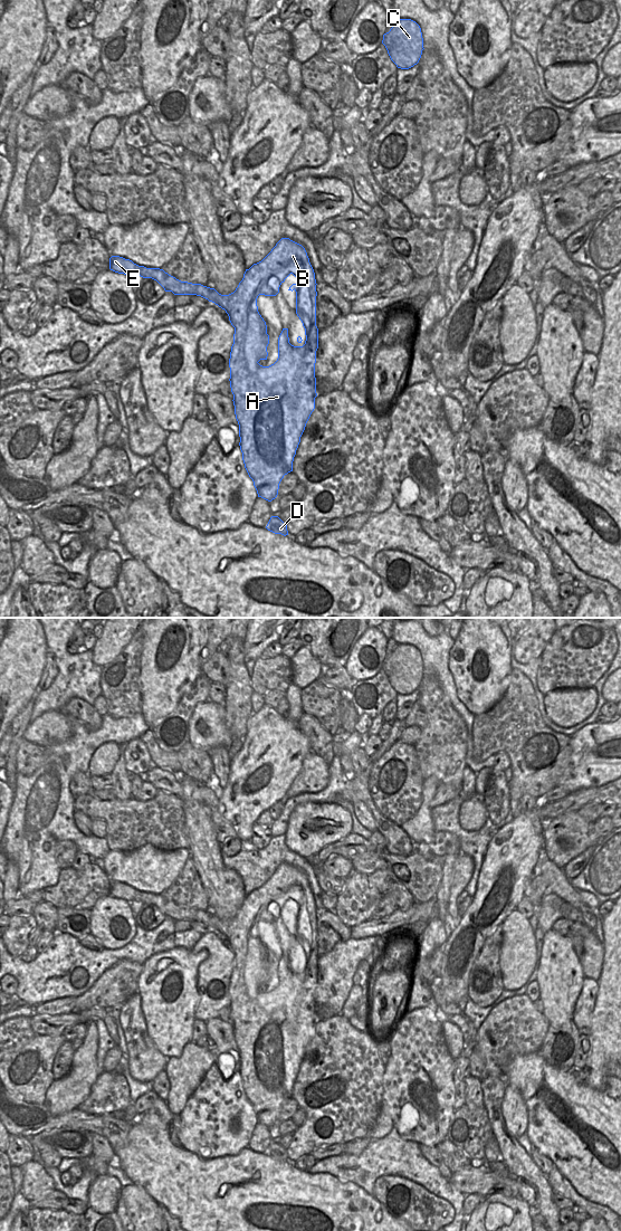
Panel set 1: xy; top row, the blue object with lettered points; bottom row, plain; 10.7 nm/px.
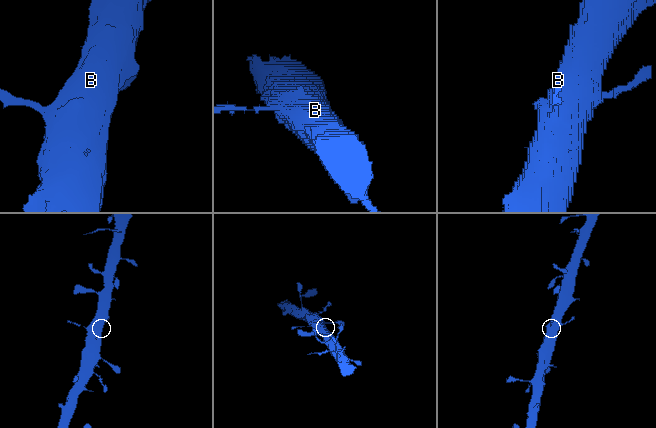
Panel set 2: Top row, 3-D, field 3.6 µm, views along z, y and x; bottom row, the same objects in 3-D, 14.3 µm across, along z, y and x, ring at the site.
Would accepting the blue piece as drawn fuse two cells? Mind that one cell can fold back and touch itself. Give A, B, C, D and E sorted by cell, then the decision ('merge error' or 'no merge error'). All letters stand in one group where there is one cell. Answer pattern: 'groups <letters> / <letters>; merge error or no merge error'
groups A B C D E; no merge error

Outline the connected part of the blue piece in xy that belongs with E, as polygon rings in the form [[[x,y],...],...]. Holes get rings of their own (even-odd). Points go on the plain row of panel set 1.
[[[281,863],[261,887],[246,895],[242,906],[229,920],[221,920],[214,914],[201,909],[181,907],[163,895],[138,891],[120,881],[109,884],[109,895],[130,903],[140,900],[143,904],[152,904],[165,917],[172,917],[174,920],[201,922],[226,936],[235,953],[229,984],[229,1006],[233,1020],[235,1040],[239,1050],[239,1071],[242,1086],[254,1107],[258,1123],[268,1127],[275,1125],[281,1105],[293,1097],[294,1082],[306,1049],[315,1034],[315,1023],[317,1022],[315,1003],[316,976],[318,974],[317,909],[305,874],[289,863]],[[290,899],[297,904],[297,908],[293,909],[288,916],[296,917],[296,939],[305,954],[306,966],[303,972],[292,971],[288,954],[283,954],[278,963],[277,986],[269,992],[262,992],[258,987],[267,985],[269,961],[266,947],[258,937],[257,924],[259,920],[276,922],[280,910]]]

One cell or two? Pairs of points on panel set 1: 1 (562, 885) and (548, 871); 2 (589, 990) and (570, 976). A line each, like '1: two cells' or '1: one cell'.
1: one cell
2: two cells

